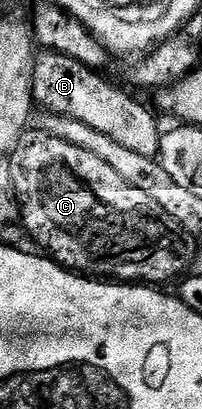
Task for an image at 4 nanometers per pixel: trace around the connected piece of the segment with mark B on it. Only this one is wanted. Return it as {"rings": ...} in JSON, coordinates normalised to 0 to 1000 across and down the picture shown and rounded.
{"rings":[[[262,125],[198,132],[158,152],[158,242],[203,269],[386,291],[386,301],[426,301],[426,311],[465,311],[465,320],[545,330],[545,340],[624,359],[624,369],[683,369],[683,379],[738,389],[787,377],[802,315],[772,308],[748,264],[733,269],[688,257],[604,220],[490,188],[505,186],[490,176],[327,132]]]}

